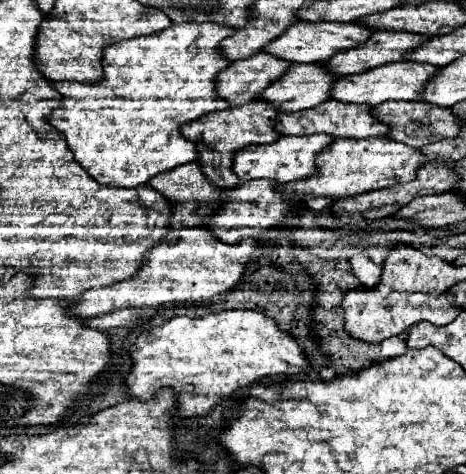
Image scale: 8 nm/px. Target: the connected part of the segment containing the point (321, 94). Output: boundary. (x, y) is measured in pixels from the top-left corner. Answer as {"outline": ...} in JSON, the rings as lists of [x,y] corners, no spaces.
{"outline":[[[292,64],[286,76],[270,84],[258,100],[274,104],[280,112],[300,112],[328,100],[330,86],[338,76],[326,72],[320,64]]]}

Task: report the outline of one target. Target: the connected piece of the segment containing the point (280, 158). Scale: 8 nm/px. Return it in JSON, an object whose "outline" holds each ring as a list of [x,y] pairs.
{"outline":[[[314,134],[314,136],[284,136],[282,140],[276,140],[274,144],[254,146],[254,148],[242,148],[238,156],[234,156],[234,172],[240,180],[276,180],[276,182],[290,182],[290,180],[302,180],[308,176],[314,176],[316,172],[316,156],[320,150],[332,144],[330,136]]]}

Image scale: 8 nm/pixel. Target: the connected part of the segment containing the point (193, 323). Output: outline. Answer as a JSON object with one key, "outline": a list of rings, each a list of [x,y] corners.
{"outline":[[[224,310],[200,318],[174,316],[164,326],[156,326],[148,332],[142,332],[136,338],[136,342],[130,346],[130,358],[132,358],[132,370],[126,374],[124,380],[128,394],[138,400],[152,400],[152,394],[160,386],[172,388],[176,394],[176,408],[172,410],[172,416],[178,418],[206,414],[220,400],[228,398],[232,392],[254,380],[290,376],[298,374],[300,370],[304,372],[310,370],[308,358],[302,354],[300,344],[288,332],[282,332],[272,318],[254,310]]]}

